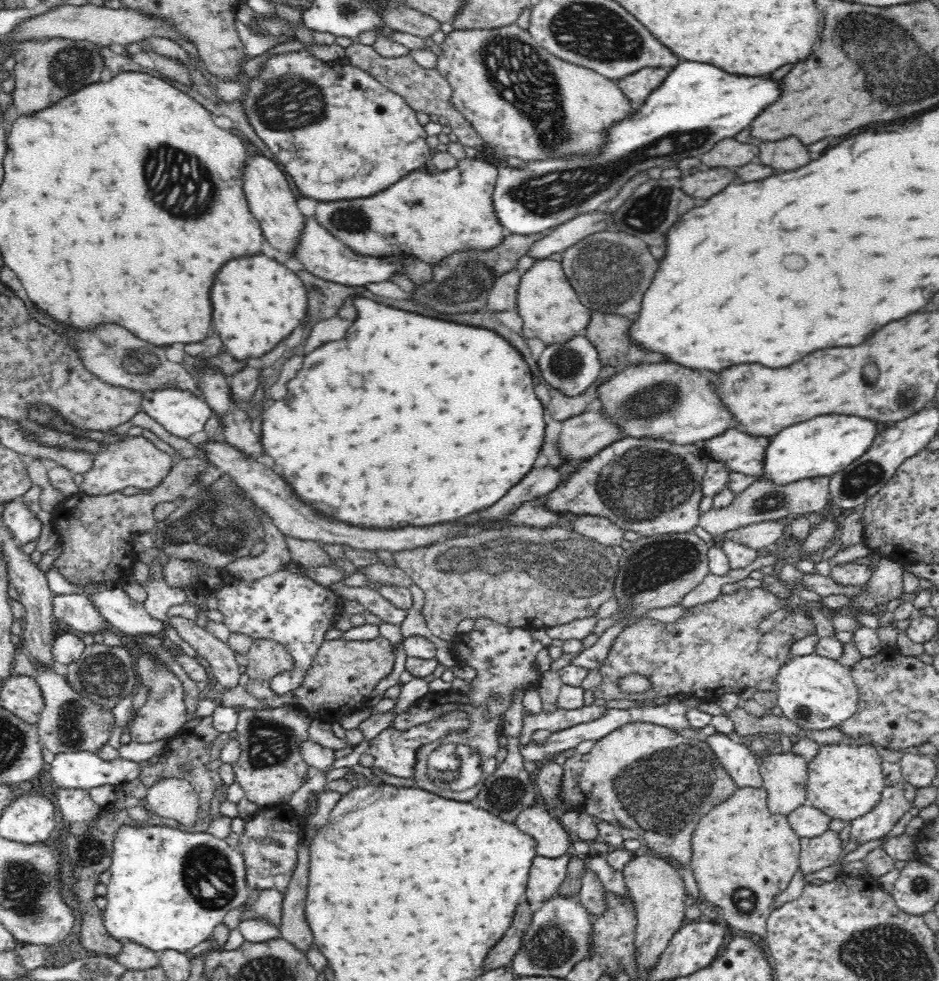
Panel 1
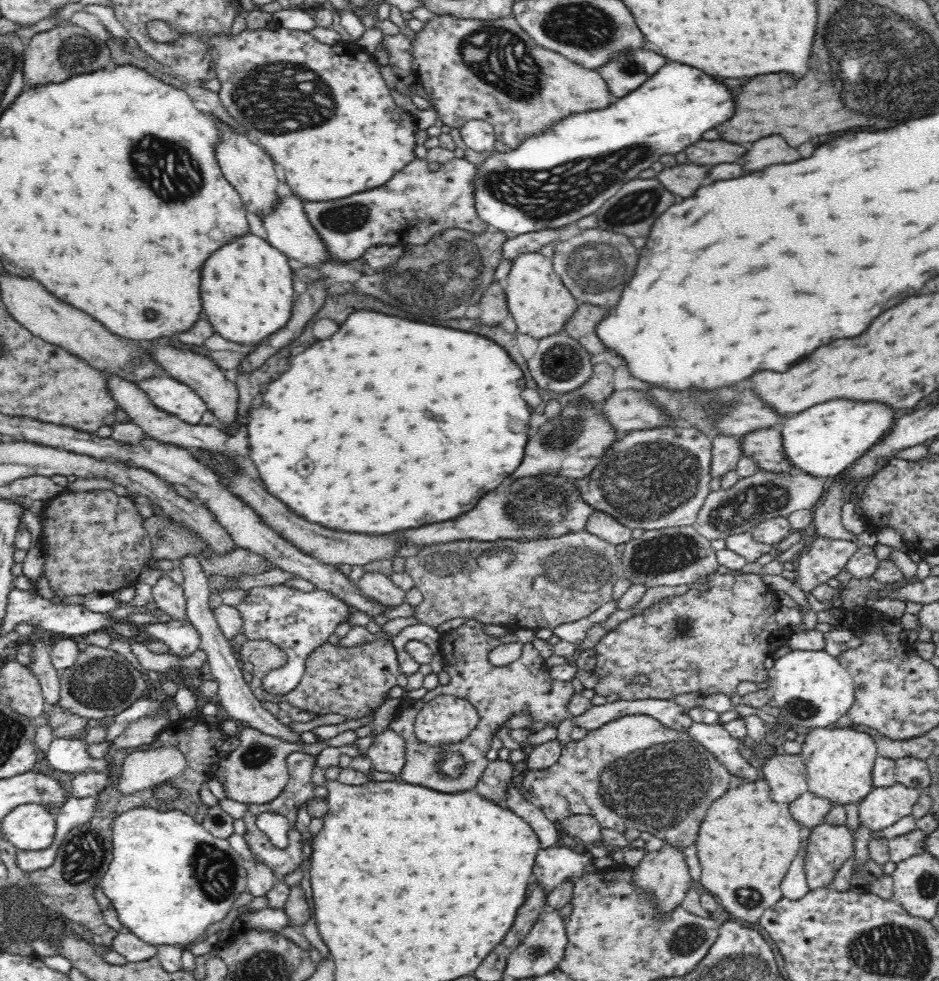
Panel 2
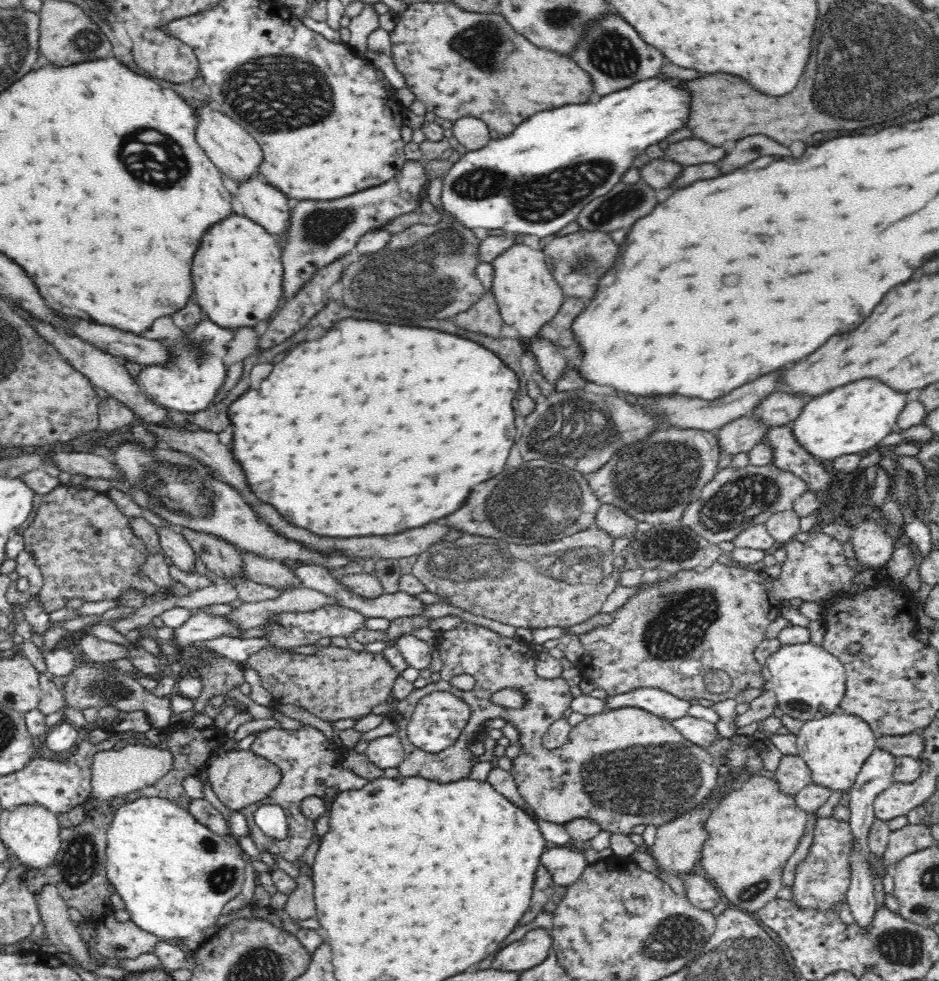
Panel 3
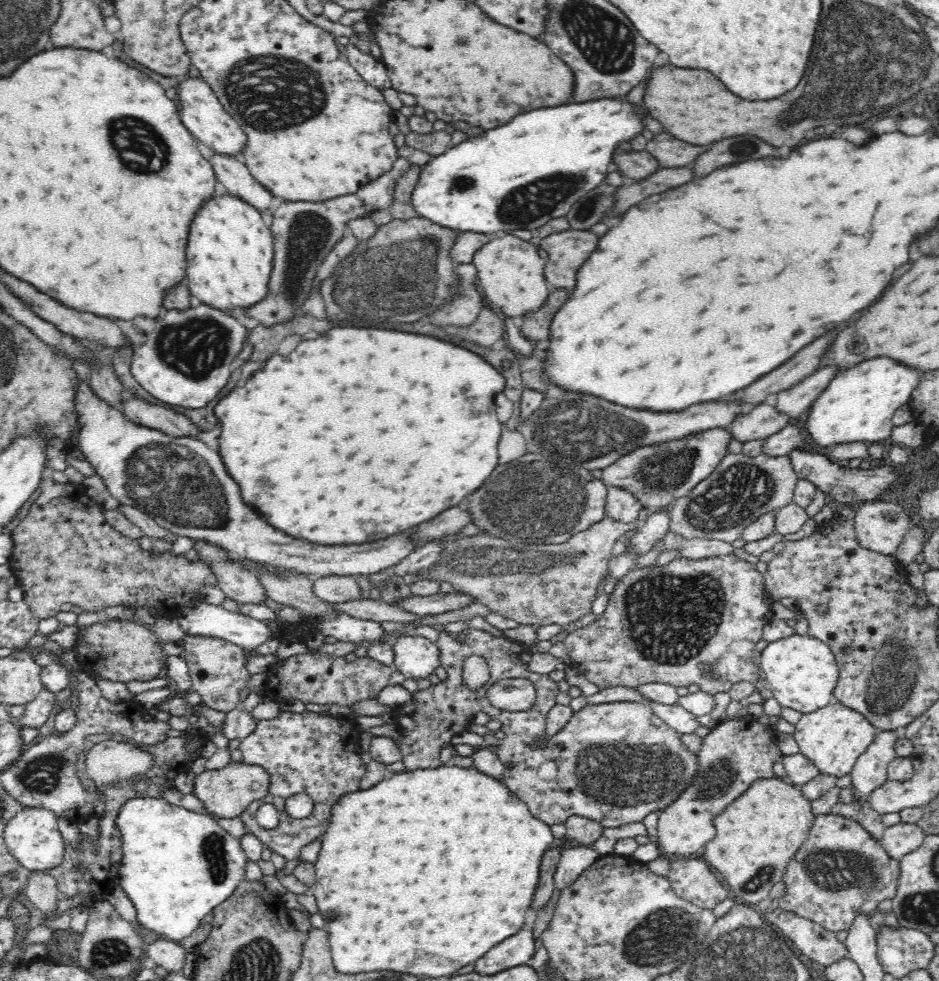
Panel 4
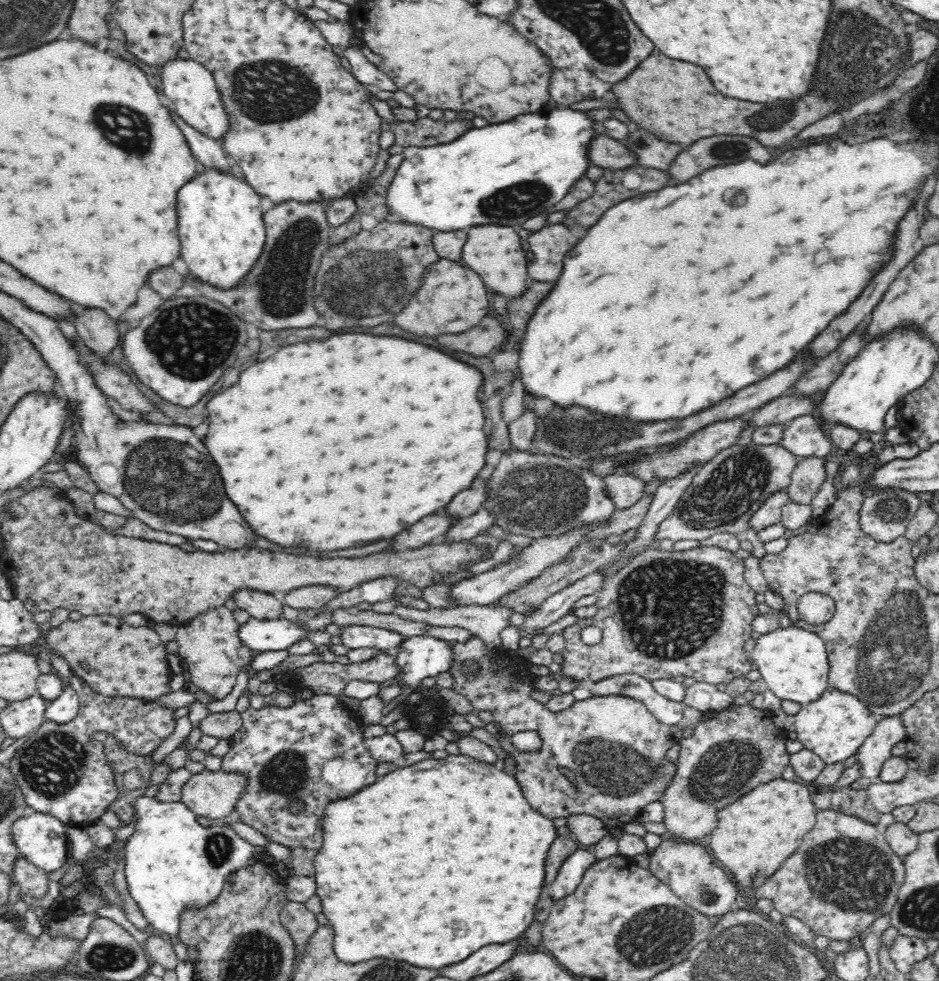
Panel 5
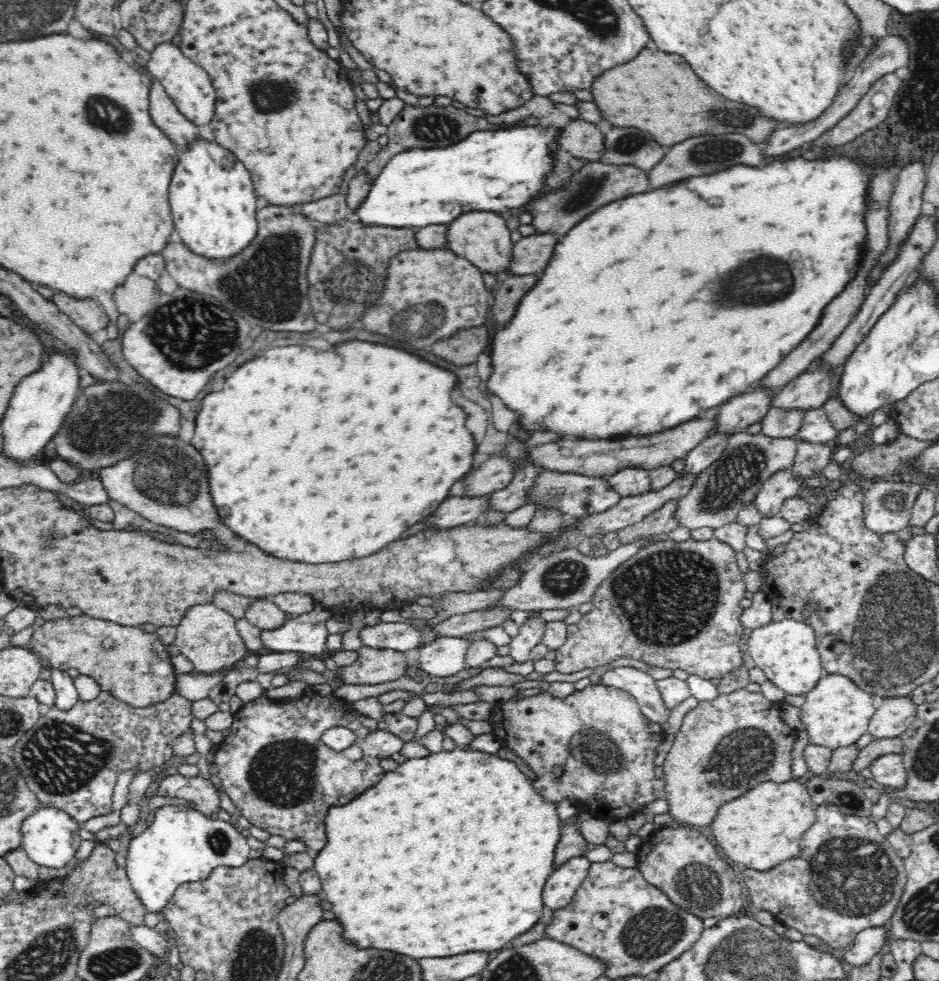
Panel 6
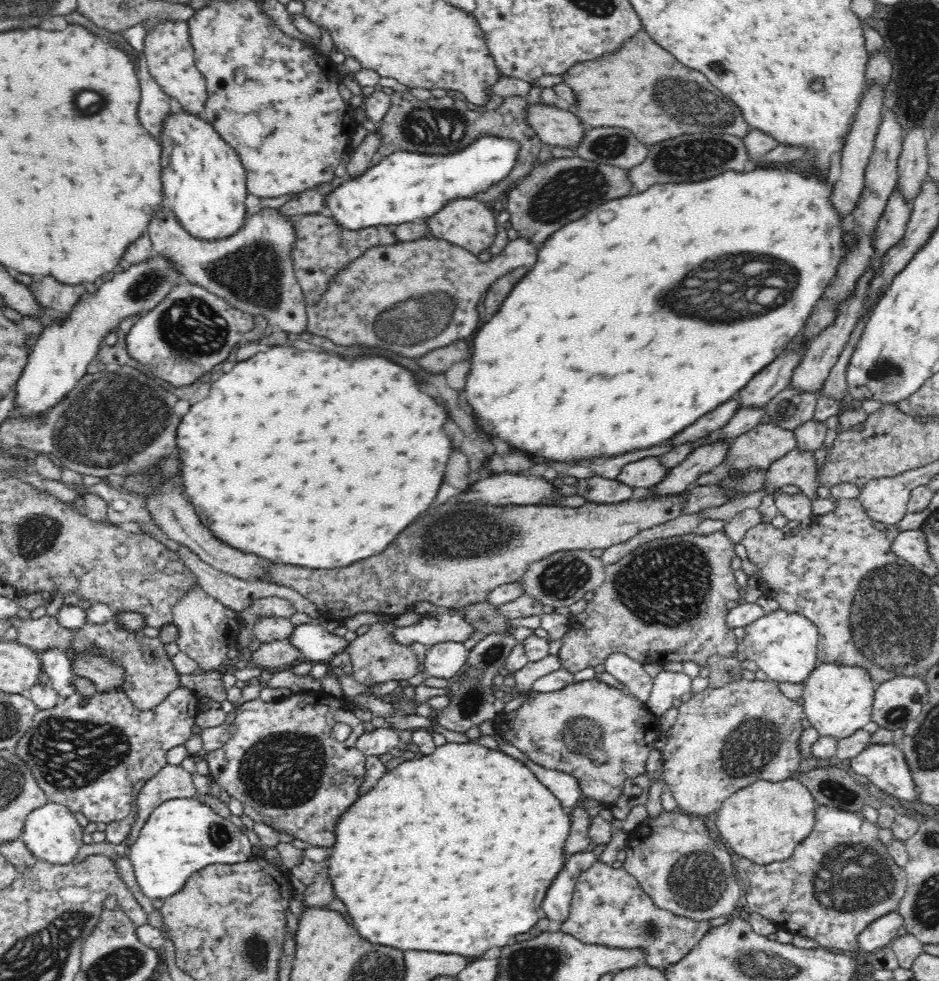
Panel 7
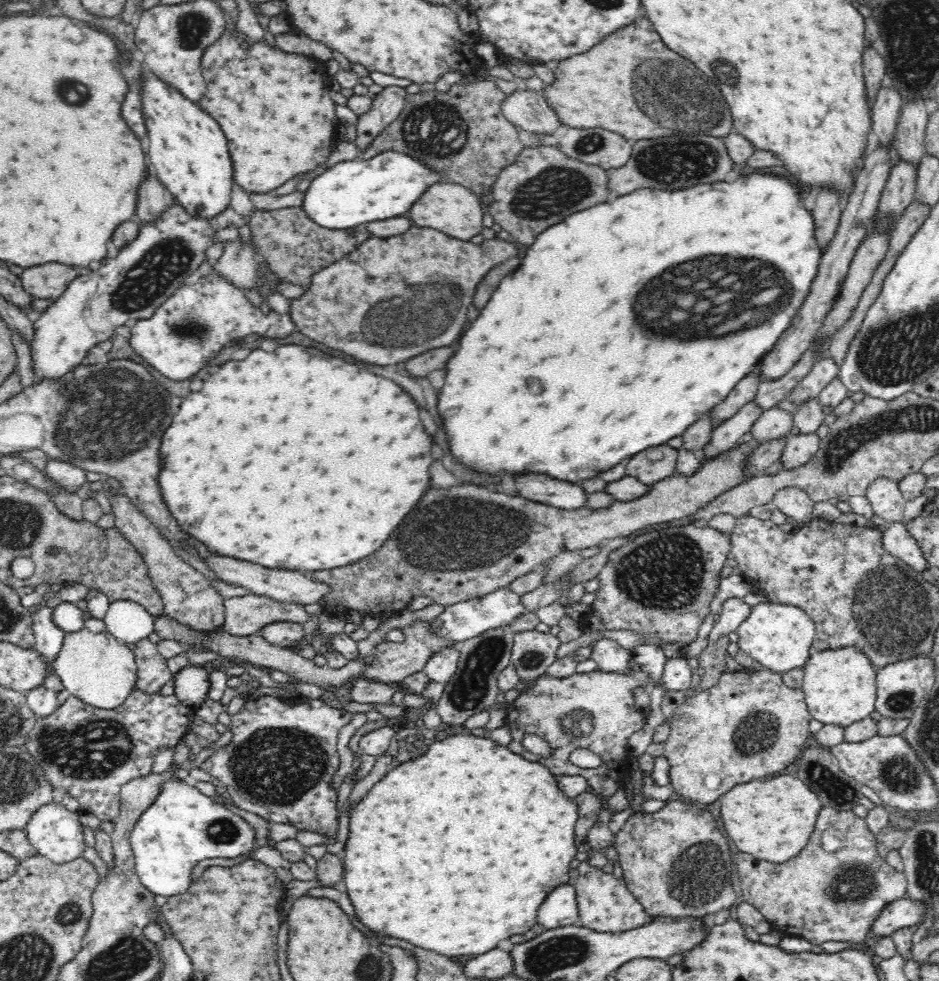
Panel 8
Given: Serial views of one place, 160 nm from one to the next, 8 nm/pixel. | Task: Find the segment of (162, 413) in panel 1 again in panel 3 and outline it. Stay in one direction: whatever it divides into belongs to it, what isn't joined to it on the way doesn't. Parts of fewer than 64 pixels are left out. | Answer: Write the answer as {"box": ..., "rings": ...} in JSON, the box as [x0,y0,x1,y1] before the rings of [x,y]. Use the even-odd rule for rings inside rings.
{"box":[136,320,235,414],"rings":[[[202,320],[195,327],[184,334],[187,346],[181,346],[173,340],[168,340],[167,345],[166,340],[162,342],[162,345],[171,348],[172,355],[176,354],[175,366],[174,363],[149,366],[146,370],[141,370],[136,380],[152,402],[164,409],[188,414],[204,411],[210,407],[226,378],[227,366],[222,360],[227,354],[227,345],[233,340],[235,332],[222,328],[210,320]]]}

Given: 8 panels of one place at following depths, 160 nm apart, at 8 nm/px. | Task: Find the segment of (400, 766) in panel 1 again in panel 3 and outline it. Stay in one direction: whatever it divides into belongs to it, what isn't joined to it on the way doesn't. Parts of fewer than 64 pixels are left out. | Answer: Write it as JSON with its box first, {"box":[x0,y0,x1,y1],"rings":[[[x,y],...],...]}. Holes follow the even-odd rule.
{"box":[365,691,470,770],"rings":[[[434,691],[420,699],[408,722],[409,738],[419,750],[440,753],[448,750],[463,733],[470,720],[470,705],[451,692]],[[396,732],[370,741],[365,754],[370,762],[382,770],[398,769],[405,758],[401,738]]]}

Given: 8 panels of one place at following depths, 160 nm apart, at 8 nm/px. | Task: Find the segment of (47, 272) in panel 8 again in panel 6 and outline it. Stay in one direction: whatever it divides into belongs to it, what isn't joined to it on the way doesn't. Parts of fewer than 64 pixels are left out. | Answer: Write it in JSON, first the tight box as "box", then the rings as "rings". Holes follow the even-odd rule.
{"box":[52,291,110,336],"rings":[[[57,291],[52,302],[88,336],[106,330],[110,323],[110,318],[107,318],[105,311],[101,311],[94,300],[77,300]]]}

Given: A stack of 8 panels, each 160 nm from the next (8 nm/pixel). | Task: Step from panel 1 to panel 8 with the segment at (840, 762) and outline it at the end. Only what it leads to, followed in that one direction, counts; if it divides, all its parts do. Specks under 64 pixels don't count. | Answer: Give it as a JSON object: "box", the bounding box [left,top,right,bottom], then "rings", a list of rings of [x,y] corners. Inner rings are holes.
{"box":[802,647,877,728],"rings":[[[854,647],[813,652],[804,666],[802,692],[813,720],[846,728],[875,711],[877,669]]]}

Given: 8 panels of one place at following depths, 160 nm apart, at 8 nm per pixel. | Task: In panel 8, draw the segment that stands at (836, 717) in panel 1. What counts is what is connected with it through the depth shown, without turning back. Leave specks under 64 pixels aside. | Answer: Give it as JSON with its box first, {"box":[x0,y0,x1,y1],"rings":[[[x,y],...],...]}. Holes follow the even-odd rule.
{"box":[737,603,815,676],"rings":[[[761,603],[751,608],[746,620],[737,628],[739,648],[760,662],[763,668],[782,676],[794,668],[804,668],[812,653],[815,622],[807,612],[794,605]]]}

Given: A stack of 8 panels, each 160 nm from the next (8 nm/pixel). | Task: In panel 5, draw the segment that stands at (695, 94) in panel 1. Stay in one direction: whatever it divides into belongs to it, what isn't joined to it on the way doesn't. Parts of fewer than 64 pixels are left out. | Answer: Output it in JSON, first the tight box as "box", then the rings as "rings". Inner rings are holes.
{"box":[387,105,599,232],"rings":[[[553,105],[549,108],[544,108],[538,113],[514,116],[512,120],[500,124],[488,124],[485,127],[472,128],[466,131],[460,138],[448,144],[427,146],[426,148],[404,147],[404,160],[400,168],[398,168],[398,172],[387,192],[387,206],[389,206],[391,214],[398,214],[403,222],[421,224],[426,228],[440,232],[461,231],[462,229],[489,224],[511,226],[515,229],[521,227],[527,220],[534,218],[534,216],[540,216],[544,212],[552,212],[551,208],[558,204],[581,178],[586,177],[586,172],[592,165],[589,157],[589,146],[596,138],[596,135],[599,135],[596,134],[594,129],[595,122],[596,120],[588,115],[588,111]]]}

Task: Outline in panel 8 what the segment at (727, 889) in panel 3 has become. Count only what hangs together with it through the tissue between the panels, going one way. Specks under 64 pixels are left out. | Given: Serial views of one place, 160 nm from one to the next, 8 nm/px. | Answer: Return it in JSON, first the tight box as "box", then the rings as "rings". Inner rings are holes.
{"box":[720,774,823,864],"rings":[[[778,774],[772,780],[752,780],[748,784],[738,784],[721,796],[720,800],[722,800],[721,816],[724,832],[728,834],[731,842],[736,844],[736,848],[740,852],[754,855],[758,860],[776,864],[793,859],[808,844],[814,824],[817,824],[817,817],[823,807],[818,795],[809,786],[795,776],[785,774]]]}

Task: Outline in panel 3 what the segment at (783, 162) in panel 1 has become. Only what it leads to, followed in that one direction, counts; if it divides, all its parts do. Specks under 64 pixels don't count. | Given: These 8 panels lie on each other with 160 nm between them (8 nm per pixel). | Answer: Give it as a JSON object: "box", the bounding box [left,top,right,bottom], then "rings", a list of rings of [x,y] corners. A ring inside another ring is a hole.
{"box":[720,136,790,172],"rings":[[[748,136],[740,142],[736,142],[734,150],[726,154],[726,158],[720,162],[722,172],[734,172],[736,168],[754,162],[760,156],[788,156],[790,150],[776,140],[768,136]]]}

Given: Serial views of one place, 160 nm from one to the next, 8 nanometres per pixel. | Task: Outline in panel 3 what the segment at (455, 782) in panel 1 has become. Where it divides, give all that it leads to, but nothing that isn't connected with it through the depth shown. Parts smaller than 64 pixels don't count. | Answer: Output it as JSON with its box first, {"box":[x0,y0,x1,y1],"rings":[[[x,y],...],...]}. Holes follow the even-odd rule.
{"box":[390,621,723,835],"rings":[[[464,621],[454,630],[440,631],[436,635],[438,654],[442,659],[441,679],[420,689],[414,689],[396,708],[390,712],[390,718],[396,726],[396,733],[401,738],[405,753],[404,761],[398,770],[400,776],[412,778],[420,776],[429,782],[437,784],[452,784],[460,780],[470,779],[472,768],[479,763],[468,748],[479,733],[487,730],[486,721],[503,718],[521,733],[521,743],[524,747],[522,754],[514,762],[513,774],[520,796],[534,808],[538,819],[564,825],[572,820],[583,817],[596,822],[602,831],[629,835],[636,826],[646,825],[656,828],[674,822],[676,818],[696,810],[708,796],[714,792],[721,780],[723,764],[712,757],[707,750],[686,740],[675,728],[671,721],[660,718],[647,710],[638,707],[622,707],[598,713],[587,717],[583,722],[571,728],[568,740],[556,750],[547,750],[542,745],[543,734],[571,705],[574,696],[570,686],[563,678],[544,679],[536,674],[537,652],[531,643],[523,641],[518,636],[504,637],[484,626]],[[470,674],[474,677],[475,685],[471,690],[461,690],[450,685],[450,678]],[[504,688],[518,690],[524,695],[526,704],[520,708],[506,708],[493,703],[492,695]],[[431,692],[451,692],[470,705],[470,720],[465,726],[459,739],[448,750],[440,753],[428,753],[419,750],[409,738],[408,722],[416,705]]]}

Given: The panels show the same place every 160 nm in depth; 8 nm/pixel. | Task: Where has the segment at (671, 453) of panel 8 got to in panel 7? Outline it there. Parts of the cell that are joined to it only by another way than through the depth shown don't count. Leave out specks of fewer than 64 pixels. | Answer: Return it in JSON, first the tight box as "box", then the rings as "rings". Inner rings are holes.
{"box":[615,457,667,492],"rings":[[[646,457],[624,465],[615,479],[641,492],[658,484],[666,476],[667,471],[658,461],[658,457]]]}

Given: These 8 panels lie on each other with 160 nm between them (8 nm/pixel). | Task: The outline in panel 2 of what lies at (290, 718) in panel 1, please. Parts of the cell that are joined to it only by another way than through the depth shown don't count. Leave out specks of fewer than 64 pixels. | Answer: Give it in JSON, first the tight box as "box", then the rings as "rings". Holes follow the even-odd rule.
{"box":[213,726,357,805],"rings":[[[248,726],[242,729],[238,735],[238,739],[240,739],[238,749],[234,750],[230,756],[222,757],[213,776],[216,775],[218,777],[216,780],[224,785],[230,799],[249,805],[263,805],[278,798],[286,789],[290,778],[286,760],[290,754],[294,752],[308,753],[317,759],[326,747],[339,748],[353,743],[357,738],[355,731],[347,730],[337,737],[323,742],[292,744],[292,742],[286,742],[281,738],[264,734],[256,728]]]}

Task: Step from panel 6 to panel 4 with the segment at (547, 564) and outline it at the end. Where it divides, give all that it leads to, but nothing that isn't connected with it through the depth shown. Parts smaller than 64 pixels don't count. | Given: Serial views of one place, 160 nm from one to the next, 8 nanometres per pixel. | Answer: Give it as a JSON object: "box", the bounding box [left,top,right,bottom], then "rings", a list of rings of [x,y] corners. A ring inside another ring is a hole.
{"box":[330,453,796,623],"rings":[[[742,453],[727,455],[716,470],[688,496],[677,498],[669,511],[669,530],[684,538],[720,540],[727,544],[741,538],[742,531],[767,512],[776,512],[793,502],[796,476],[788,455],[768,457],[746,456]],[[371,598],[336,602],[336,604],[330,603],[330,605],[337,612],[344,612],[350,616],[364,620],[373,620],[377,623],[384,622],[384,620],[408,623],[414,622],[416,618],[419,618],[418,615],[412,615],[406,611],[402,611],[402,609],[396,607],[396,605],[392,605],[392,603]]]}

